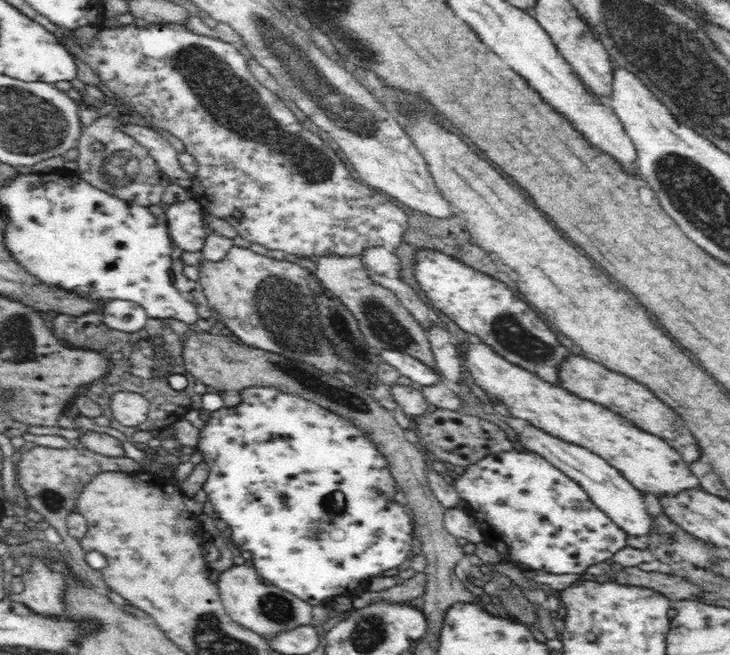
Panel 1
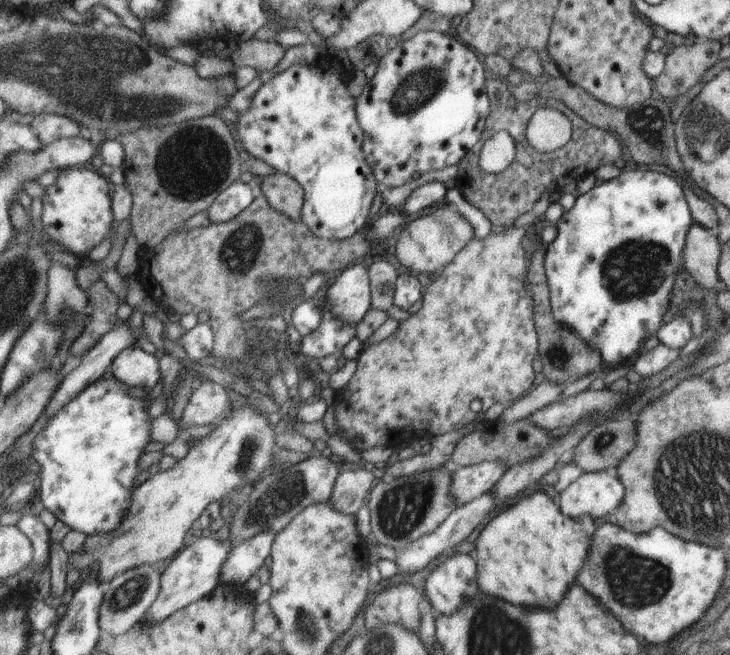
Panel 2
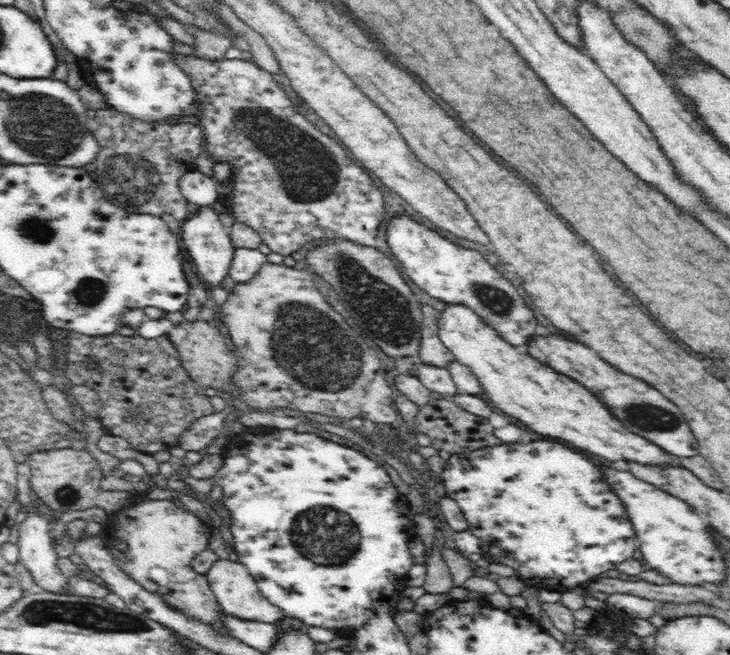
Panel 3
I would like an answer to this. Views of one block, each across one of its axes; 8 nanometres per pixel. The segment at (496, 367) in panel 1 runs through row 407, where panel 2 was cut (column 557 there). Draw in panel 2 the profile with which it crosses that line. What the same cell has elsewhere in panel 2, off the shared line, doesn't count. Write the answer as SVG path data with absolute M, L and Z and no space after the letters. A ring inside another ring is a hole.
M545 492L523 496L489 520L475 540L473 552L477 554L475 562L479 562L479 590L511 604L555 606L587 556L593 530L597 528L593 526L591 516L567 518L557 506L557 498L551 498Z

